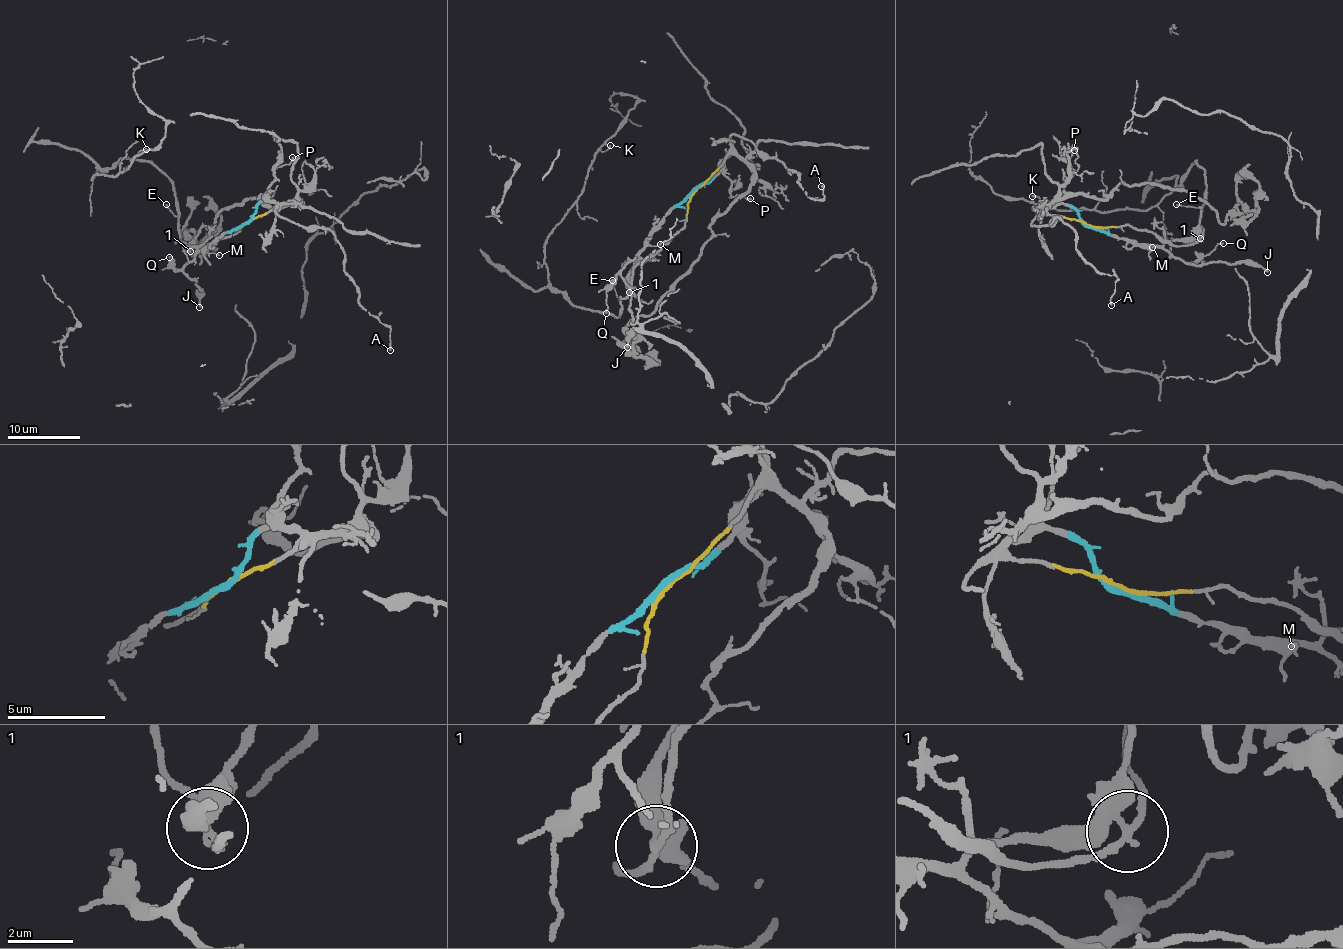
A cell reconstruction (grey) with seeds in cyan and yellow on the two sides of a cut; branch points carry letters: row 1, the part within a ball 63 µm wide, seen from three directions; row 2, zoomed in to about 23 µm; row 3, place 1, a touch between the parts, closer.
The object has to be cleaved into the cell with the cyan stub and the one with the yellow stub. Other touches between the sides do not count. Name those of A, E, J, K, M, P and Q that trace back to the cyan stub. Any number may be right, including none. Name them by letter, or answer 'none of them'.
J, M, P, Q

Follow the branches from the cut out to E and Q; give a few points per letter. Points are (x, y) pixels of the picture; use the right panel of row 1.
E: (1088, 224), (1152, 232), (1177, 246), (1193, 244), (1203, 234), (1202, 208), (1176, 205)
Q: (1088, 225), (1115, 235), (1163, 246), (1171, 255), (1191, 262), (1223, 242)

